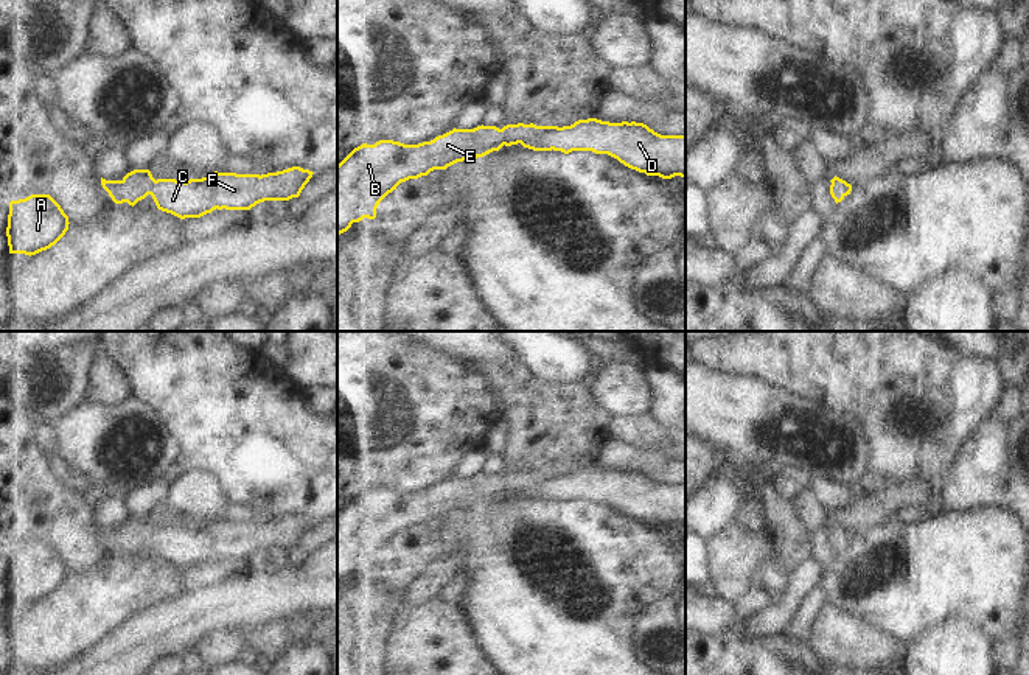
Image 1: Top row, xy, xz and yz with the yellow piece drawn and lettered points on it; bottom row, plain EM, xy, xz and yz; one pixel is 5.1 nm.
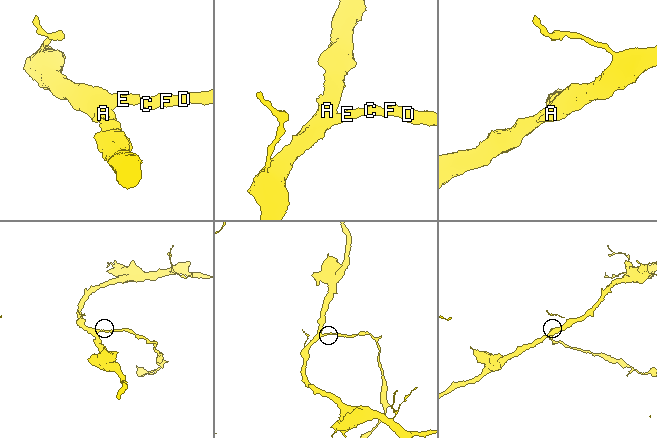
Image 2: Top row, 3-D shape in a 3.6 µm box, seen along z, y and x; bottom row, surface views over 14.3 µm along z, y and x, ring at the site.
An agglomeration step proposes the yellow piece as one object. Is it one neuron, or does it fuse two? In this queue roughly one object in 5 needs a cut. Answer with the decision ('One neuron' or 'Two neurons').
One neuron

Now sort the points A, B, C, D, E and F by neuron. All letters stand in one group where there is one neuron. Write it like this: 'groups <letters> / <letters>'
groups A B C D E F

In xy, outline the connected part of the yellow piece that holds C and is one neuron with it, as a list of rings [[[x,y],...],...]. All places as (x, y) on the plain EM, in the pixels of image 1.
[[[292,515],[267,523],[208,521],[202,527],[154,527],[149,518],[134,518],[121,529],[106,529],[103,537],[115,552],[135,554],[148,543],[159,558],[180,568],[201,566],[213,558],[250,558],[264,549],[298,546],[312,519]]]

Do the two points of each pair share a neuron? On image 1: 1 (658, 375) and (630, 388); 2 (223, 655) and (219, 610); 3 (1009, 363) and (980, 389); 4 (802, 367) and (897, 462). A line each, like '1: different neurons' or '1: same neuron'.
1: different neurons
2: different neurons
3: different neurons
4: same neuron

